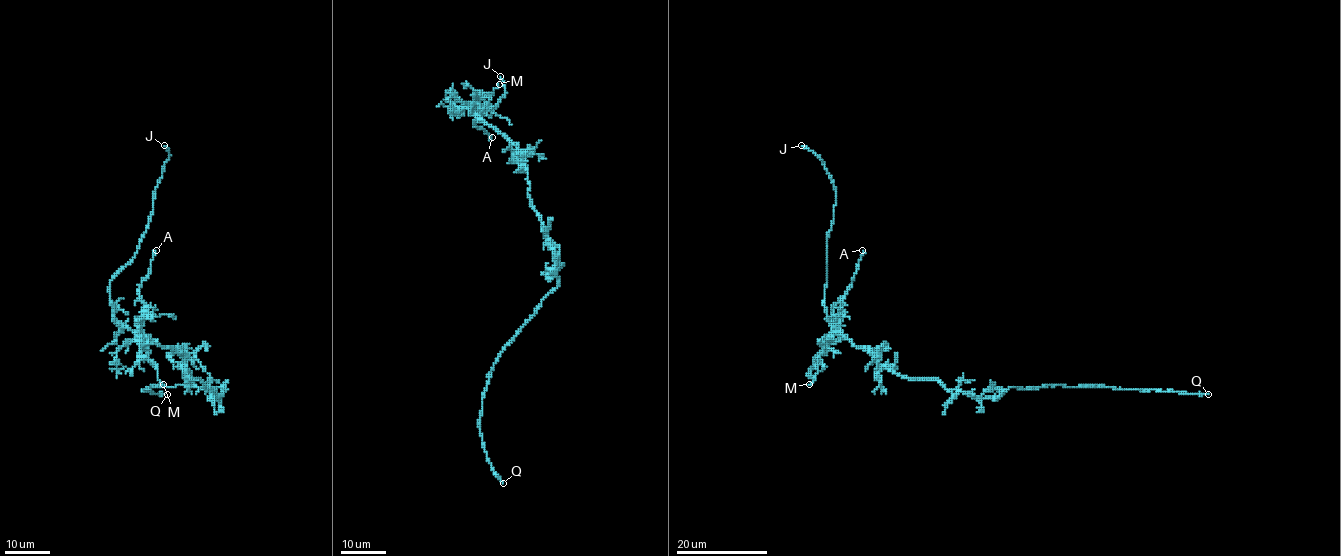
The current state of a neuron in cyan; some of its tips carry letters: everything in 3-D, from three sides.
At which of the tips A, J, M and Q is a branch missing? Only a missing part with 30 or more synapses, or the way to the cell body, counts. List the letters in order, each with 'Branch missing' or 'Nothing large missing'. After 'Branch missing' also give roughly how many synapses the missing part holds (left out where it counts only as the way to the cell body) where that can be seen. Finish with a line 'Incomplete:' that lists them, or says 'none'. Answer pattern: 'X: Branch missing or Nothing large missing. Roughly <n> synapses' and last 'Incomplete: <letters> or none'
A: Nothing large missing
J: Nothing large missing
M: Nothing large missing
Q: Branch missing. Roughly 60 synapses
Incomplete: Q

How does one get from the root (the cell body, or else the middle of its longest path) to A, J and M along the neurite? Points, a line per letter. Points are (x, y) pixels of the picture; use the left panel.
A: (193, 378), (177, 352), (163, 348), (143, 333), (143, 311), (147, 306), (139, 289), (149, 273), (156, 250)
J: (193, 378), (177, 352), (123, 327), (110, 299), (111, 278), (133, 258), (147, 228), (169, 156), (164, 145)
M: (193, 378), (177, 352), (163, 348), (139, 333), (140, 354), (156, 366), (157, 378), (163, 384)

